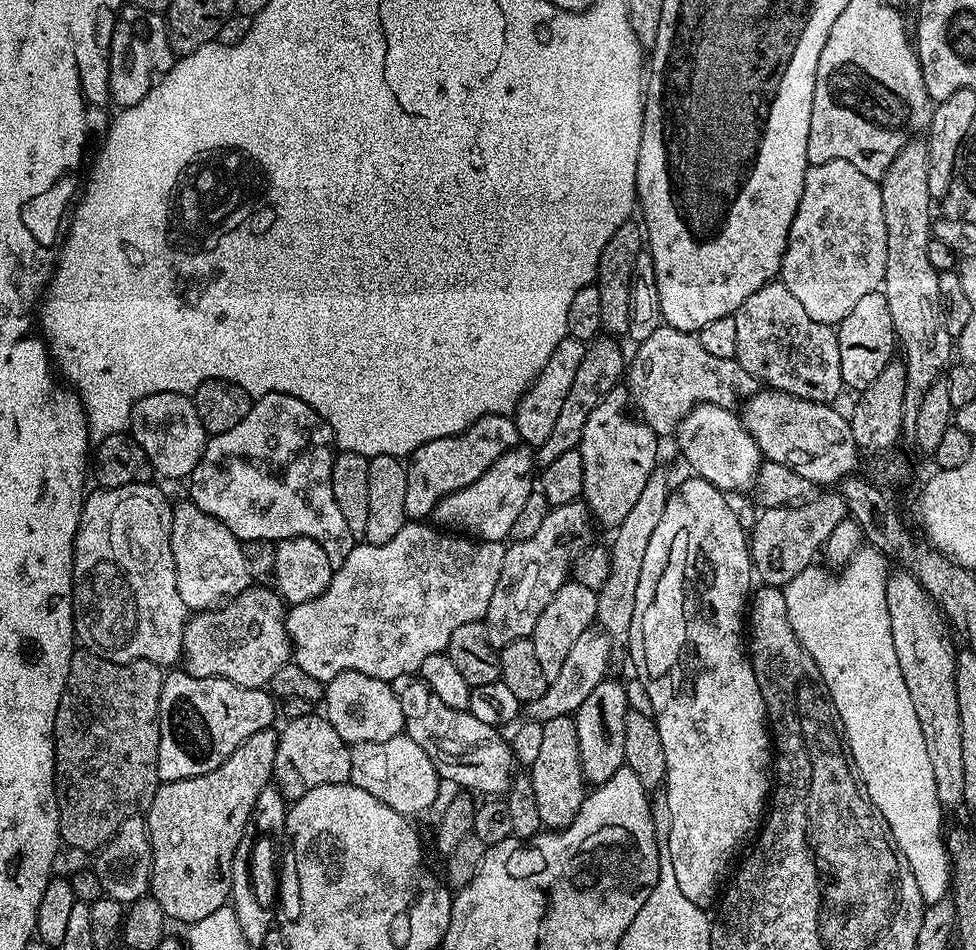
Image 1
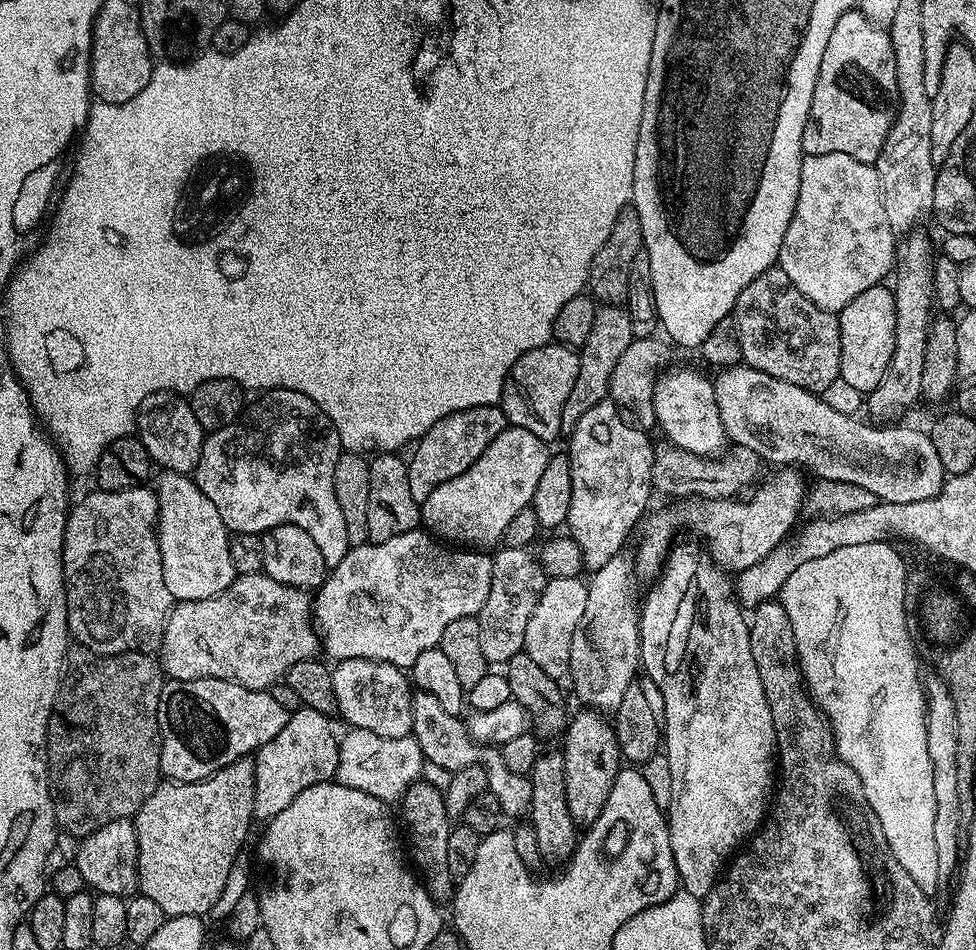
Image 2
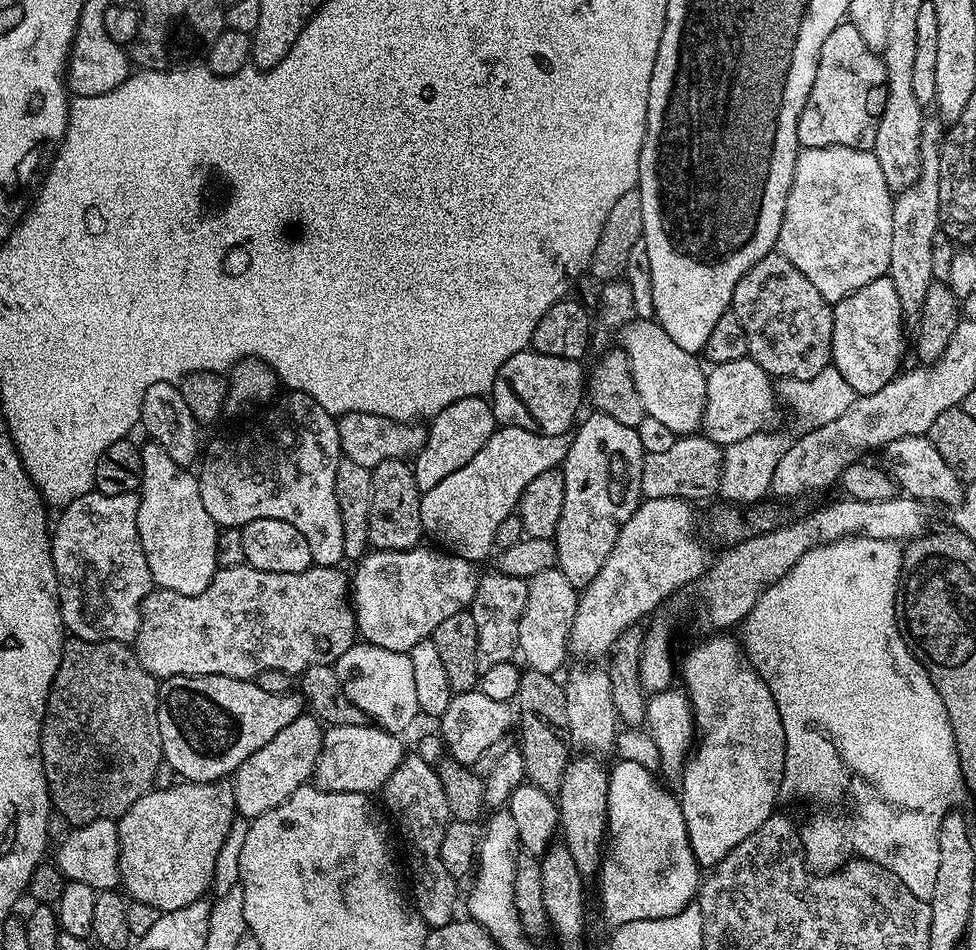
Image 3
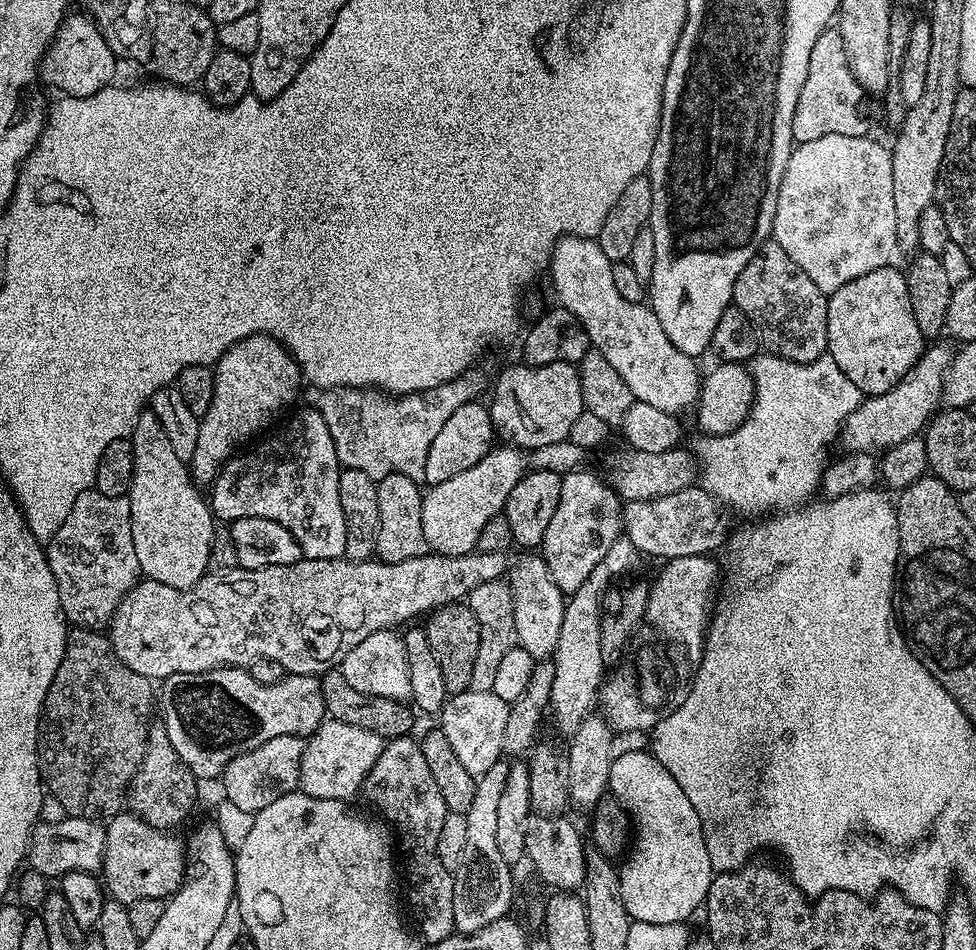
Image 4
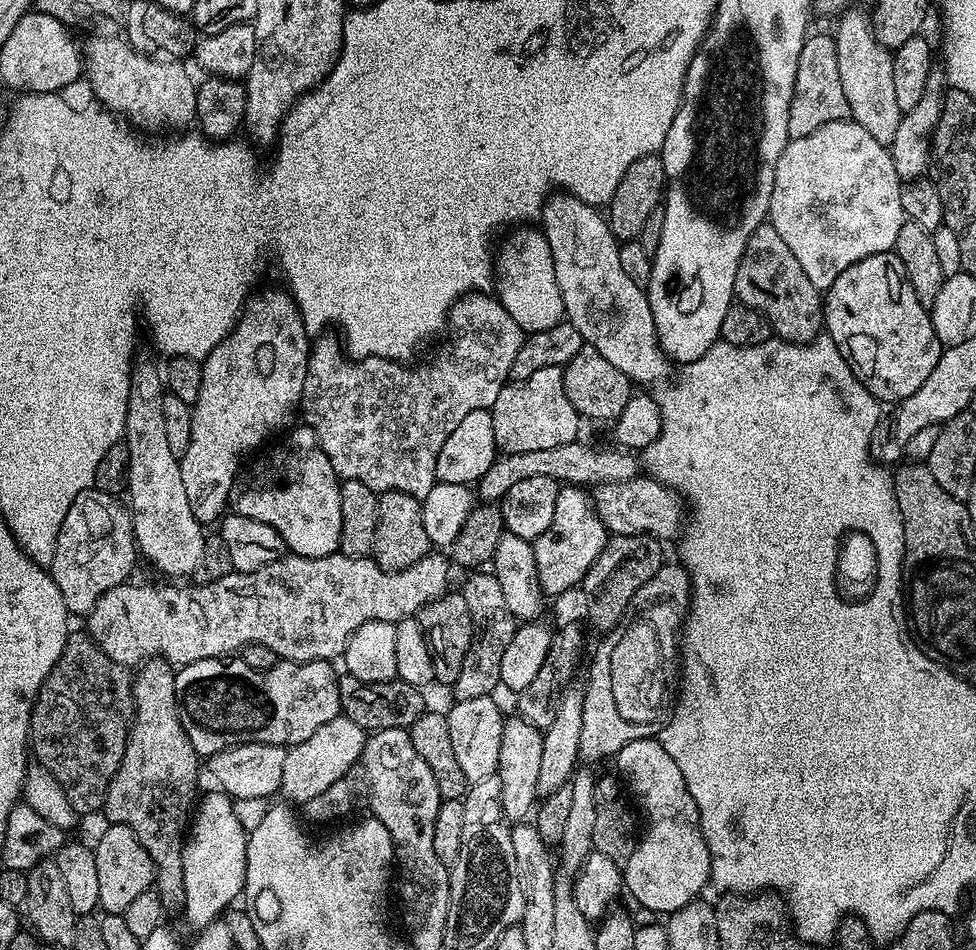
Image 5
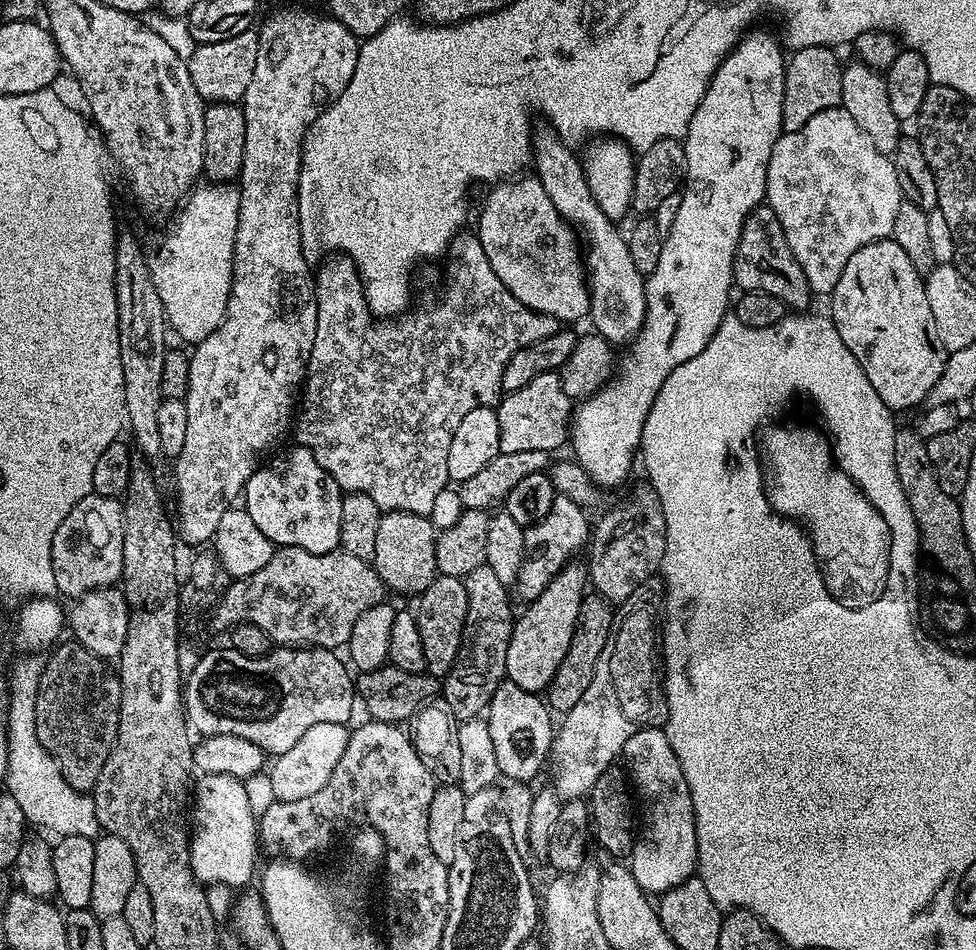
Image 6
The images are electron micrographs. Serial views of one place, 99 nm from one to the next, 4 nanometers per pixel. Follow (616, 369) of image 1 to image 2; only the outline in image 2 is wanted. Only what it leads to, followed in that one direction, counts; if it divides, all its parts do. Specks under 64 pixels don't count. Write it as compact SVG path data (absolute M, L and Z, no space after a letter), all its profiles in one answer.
M619 304L597 307L594 314L594 326L586 342L578 350L580 353L578 378L574 378L574 386L566 398L566 406L562 406L561 433L572 433L578 418L582 418L586 410L591 410L594 406L598 406L598 402L609 399L610 374L614 374L614 366L618 366L618 358L622 358L626 346L630 346L632 339L634 337L630 330L630 314L627 307Z

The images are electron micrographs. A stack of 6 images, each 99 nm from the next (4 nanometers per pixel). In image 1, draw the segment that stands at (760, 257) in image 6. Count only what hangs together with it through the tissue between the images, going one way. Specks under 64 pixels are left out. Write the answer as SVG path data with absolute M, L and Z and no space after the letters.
M773 282L762 286L762 290L754 290L754 294L750 294L750 298L746 298L742 306L738 306L734 315L738 326L736 360L742 366L742 370L746 370L746 374L750 374L761 385L819 404L832 404L838 398L838 394L845 391L836 328L830 324L814 322L814 318L806 314L798 298L794 298L790 290L786 290L783 282Z

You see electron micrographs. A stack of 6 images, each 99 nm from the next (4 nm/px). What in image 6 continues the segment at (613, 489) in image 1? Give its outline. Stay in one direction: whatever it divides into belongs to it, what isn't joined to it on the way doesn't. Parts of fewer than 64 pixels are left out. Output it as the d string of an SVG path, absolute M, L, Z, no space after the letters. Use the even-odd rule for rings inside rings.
M565 496L554 498L554 506L542 522L532 524L524 530L524 551L526 558L518 570L518 578L514 585L514 596L517 601L531 602L536 600L546 590L546 586L573 559L572 556L580 547L583 549L590 540L589 513ZM584 544L584 545L583 545ZM516 591L516 592L515 592ZM517 596L517 597L516 597Z

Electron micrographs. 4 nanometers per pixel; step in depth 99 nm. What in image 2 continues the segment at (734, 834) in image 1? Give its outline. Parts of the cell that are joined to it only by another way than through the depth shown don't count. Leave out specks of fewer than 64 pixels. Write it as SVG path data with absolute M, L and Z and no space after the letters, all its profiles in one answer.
M676 542L671 545L663 569L660 575L655 577L653 584L656 585L645 596L643 593L642 603L640 604L640 663L643 675L652 680L654 686L658 686L658 690L664 699L662 756L668 759L666 823L670 834L670 850L674 854L674 864L680 879L680 888L685 892L689 892L692 896L703 898L707 896L708 891L720 879L733 853L763 825L766 819L766 809L769 807L770 797L774 792L774 777L778 772L777 765L774 763L774 753L776 752L774 718L770 714L770 704L766 700L766 691L763 689L758 668L754 664L754 657L751 654L749 621L746 616L744 618L743 614L745 615L745 613L742 611L742 605L734 595L734 584L729 573L718 567L711 554L701 545L699 548L696 544L679 544L679 542Z

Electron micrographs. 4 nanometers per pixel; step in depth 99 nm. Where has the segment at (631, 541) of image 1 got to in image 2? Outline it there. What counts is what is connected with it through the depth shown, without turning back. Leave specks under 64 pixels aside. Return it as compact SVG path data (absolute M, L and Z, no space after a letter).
M620 551L591 576L592 580L587 581L586 610L574 630L574 642L570 642L568 671L577 698L584 703L581 705L601 714L612 714L642 668L636 557L631 551Z

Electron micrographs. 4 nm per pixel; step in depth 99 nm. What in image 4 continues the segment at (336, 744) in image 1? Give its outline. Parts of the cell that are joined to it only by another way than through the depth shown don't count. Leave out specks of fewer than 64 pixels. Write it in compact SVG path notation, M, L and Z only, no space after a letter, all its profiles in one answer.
M303 736L270 738L270 742L262 742L262 746L254 746L254 750L246 750L246 754L238 754L238 758L229 762L222 773L223 799L241 810L258 813L266 806L270 806L270 802L282 798L282 794L297 791L304 741Z

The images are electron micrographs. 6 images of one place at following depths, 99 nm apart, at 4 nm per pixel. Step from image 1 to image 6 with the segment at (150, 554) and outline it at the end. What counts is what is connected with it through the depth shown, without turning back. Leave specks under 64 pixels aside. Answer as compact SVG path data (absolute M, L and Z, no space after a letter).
M83 496L62 518L52 543L52 569L57 593L62 597L85 596L99 588L115 585L122 574L122 542L124 541L124 510L121 501L107 496Z

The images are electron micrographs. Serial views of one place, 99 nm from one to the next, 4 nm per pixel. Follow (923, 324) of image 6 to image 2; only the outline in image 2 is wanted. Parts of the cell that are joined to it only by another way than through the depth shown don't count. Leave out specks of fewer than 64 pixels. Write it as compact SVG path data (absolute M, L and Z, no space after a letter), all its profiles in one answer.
M883 283L862 290L854 302L850 302L838 313L840 317L840 379L850 382L854 390L867 394L878 386L882 373L890 366L894 354L894 318L896 317L896 293Z

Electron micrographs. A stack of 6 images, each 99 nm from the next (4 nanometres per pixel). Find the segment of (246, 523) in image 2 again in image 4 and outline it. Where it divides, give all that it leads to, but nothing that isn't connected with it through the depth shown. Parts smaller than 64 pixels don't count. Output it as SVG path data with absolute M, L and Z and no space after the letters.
M308 406L294 413L284 428L278 429L269 440L251 448L247 449L249 452L245 456L233 454L216 475L216 481L210 486L213 517L220 522L238 518L270 518L270 522L278 522L278 526L286 526L286 530L294 534L303 559L341 559L346 550L346 518L342 514L342 498L338 498L342 465L334 450L334 438L330 438L330 430L326 430L326 422L322 422L322 414L318 414L315 407Z

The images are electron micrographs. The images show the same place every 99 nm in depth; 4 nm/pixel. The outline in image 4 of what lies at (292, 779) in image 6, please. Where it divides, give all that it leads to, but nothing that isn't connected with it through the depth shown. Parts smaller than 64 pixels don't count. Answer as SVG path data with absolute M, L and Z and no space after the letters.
M331 718L324 719L318 730L314 730L304 741L299 791L314 798L351 801L351 796L363 789L366 774L370 774L370 766L378 762L378 754L382 754L385 743L384 738L361 726L346 725Z

